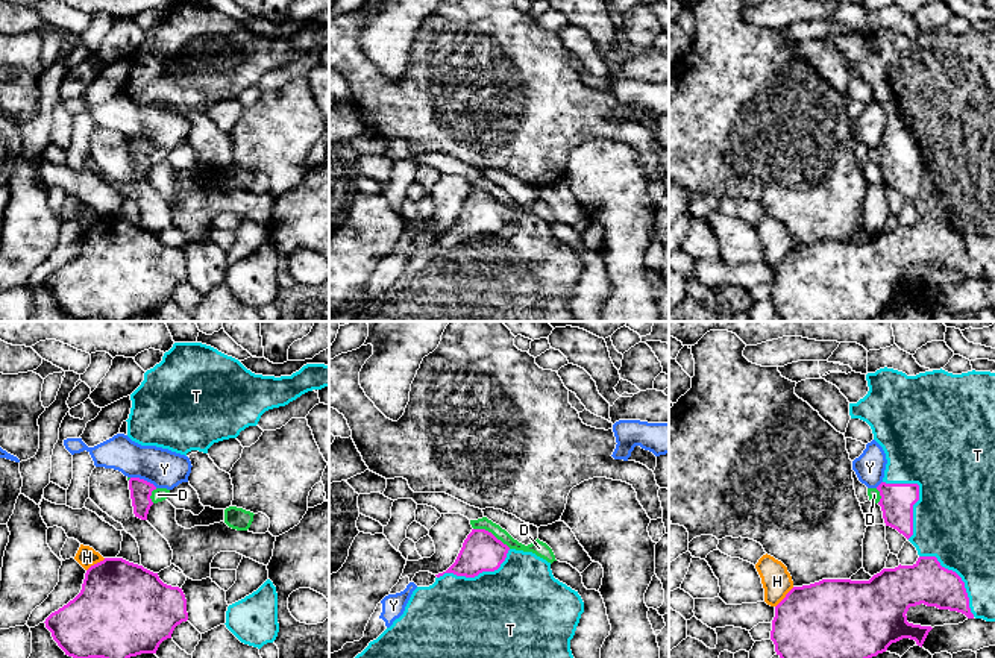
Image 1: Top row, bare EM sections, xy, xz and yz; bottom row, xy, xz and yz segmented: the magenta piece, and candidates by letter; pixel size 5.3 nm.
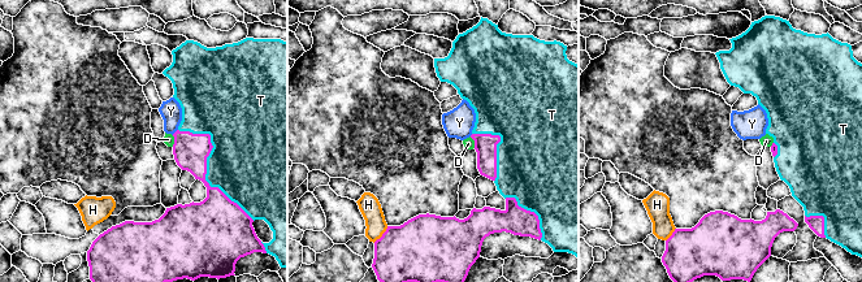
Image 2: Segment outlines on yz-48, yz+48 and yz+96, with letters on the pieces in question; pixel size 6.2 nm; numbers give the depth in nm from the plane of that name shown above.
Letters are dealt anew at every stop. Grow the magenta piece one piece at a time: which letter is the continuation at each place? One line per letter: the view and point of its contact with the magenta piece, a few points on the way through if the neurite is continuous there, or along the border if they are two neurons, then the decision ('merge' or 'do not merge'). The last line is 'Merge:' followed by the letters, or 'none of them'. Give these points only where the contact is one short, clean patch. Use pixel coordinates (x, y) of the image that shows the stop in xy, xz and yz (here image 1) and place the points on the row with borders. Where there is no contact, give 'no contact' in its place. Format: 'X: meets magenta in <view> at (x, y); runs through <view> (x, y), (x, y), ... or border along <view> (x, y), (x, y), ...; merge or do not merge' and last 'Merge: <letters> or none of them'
D: meets magenta in xz at (490, 532); border along xz (473, 528), (490, 531), (510, 548); do not merge
H: meets magenta in yz at (784, 598); do not merge
T: meets magenta in yz at (918, 495); merge
Y: meets magenta in xy at (143, 479); border along xy (131, 476), (146, 479), (156, 487); do not merge
Merge: T

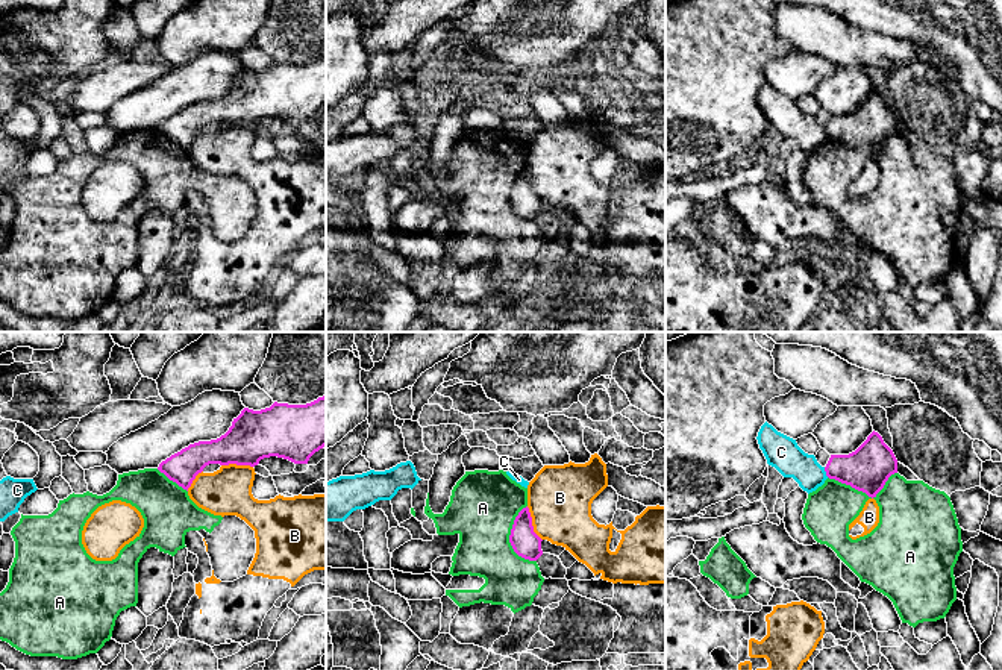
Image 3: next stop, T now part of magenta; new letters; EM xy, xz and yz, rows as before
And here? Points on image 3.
A: meets magenta in yz at (863, 491); border along yz (896, 472), (872, 497), (828, 476); do not merge
B: meets magenta in xz at (531, 523); do not merge
C: meets magenta in yz at (825, 470); do not merge
Merge: none of them

